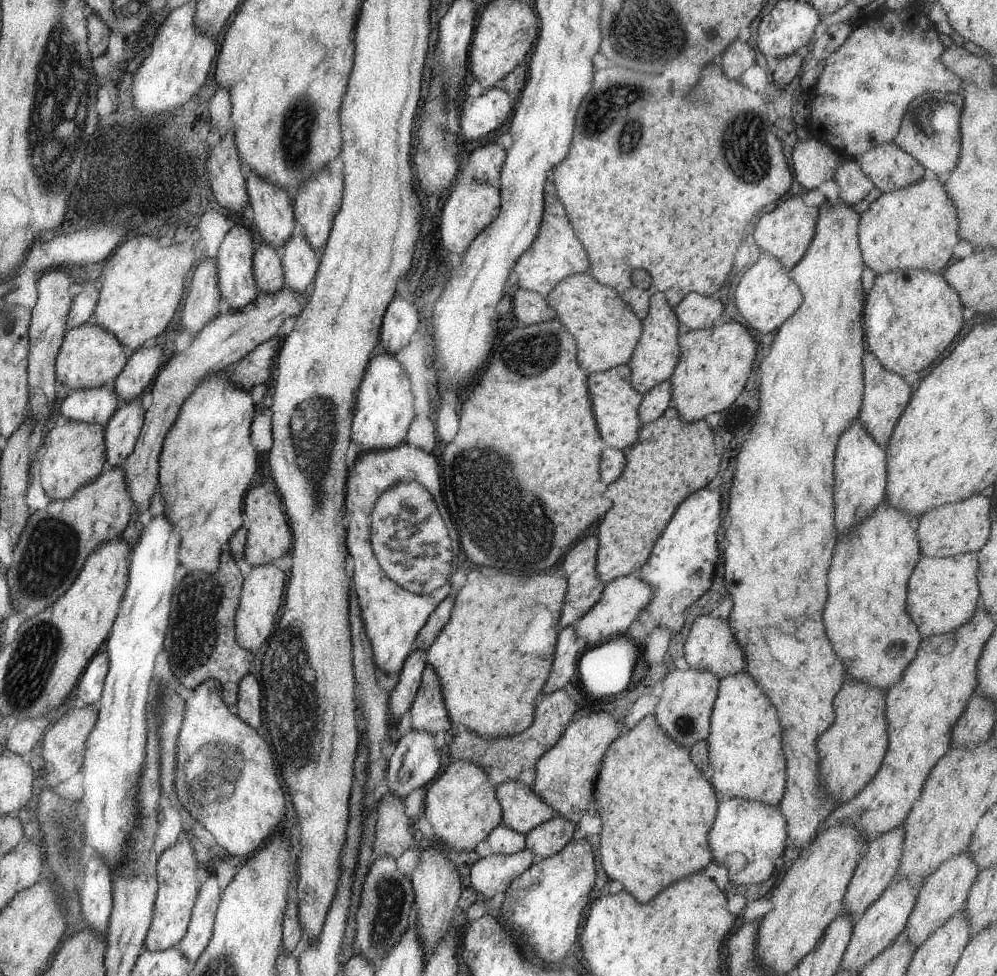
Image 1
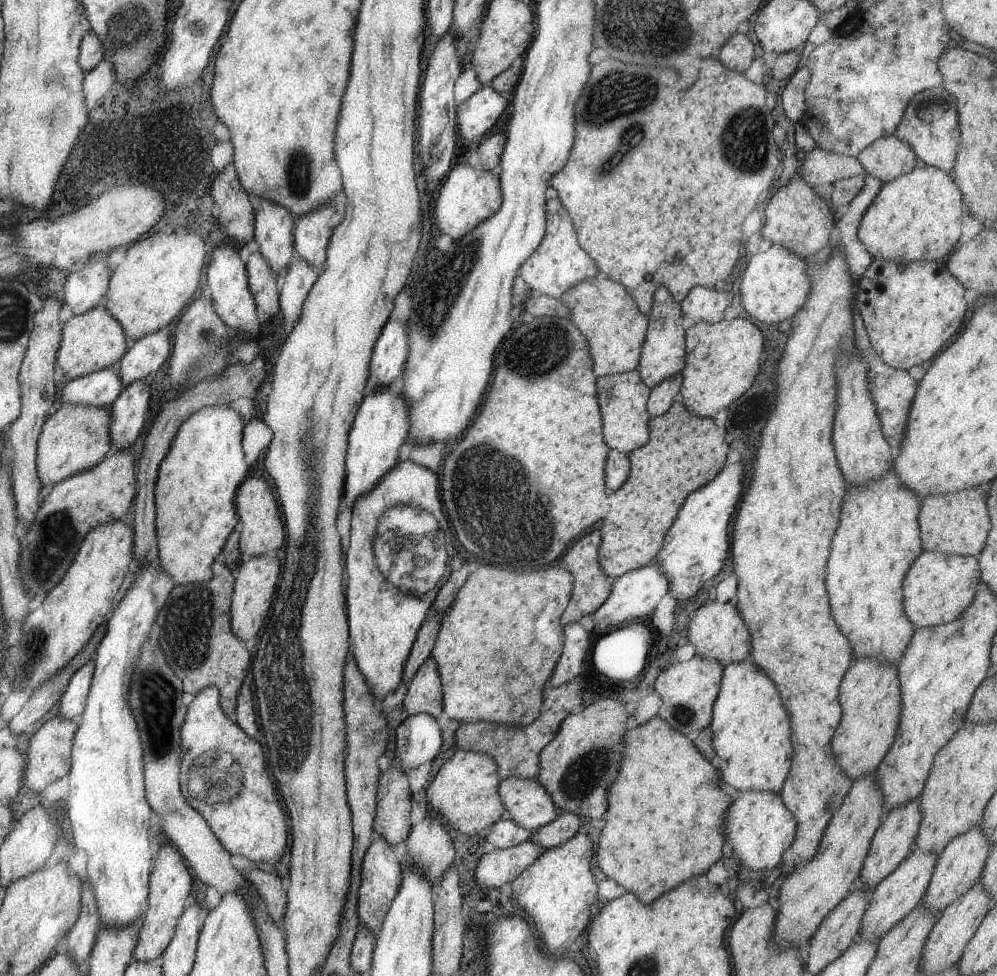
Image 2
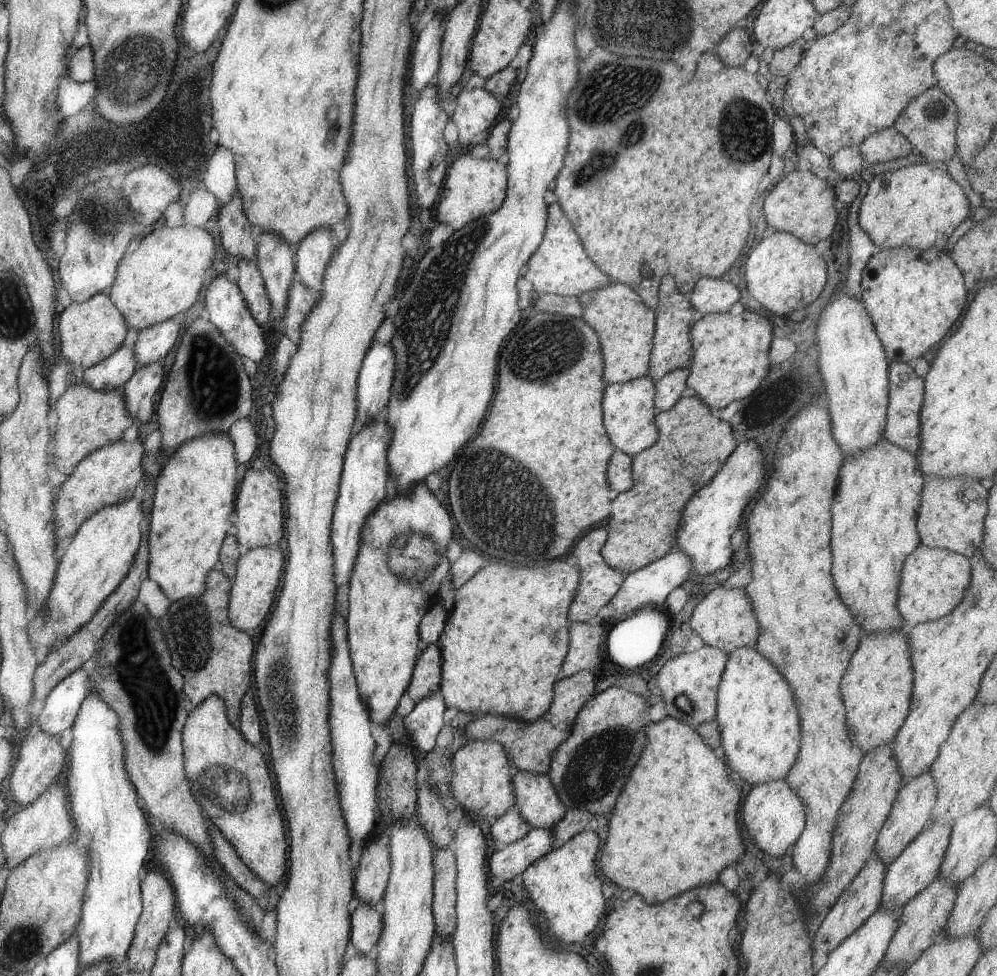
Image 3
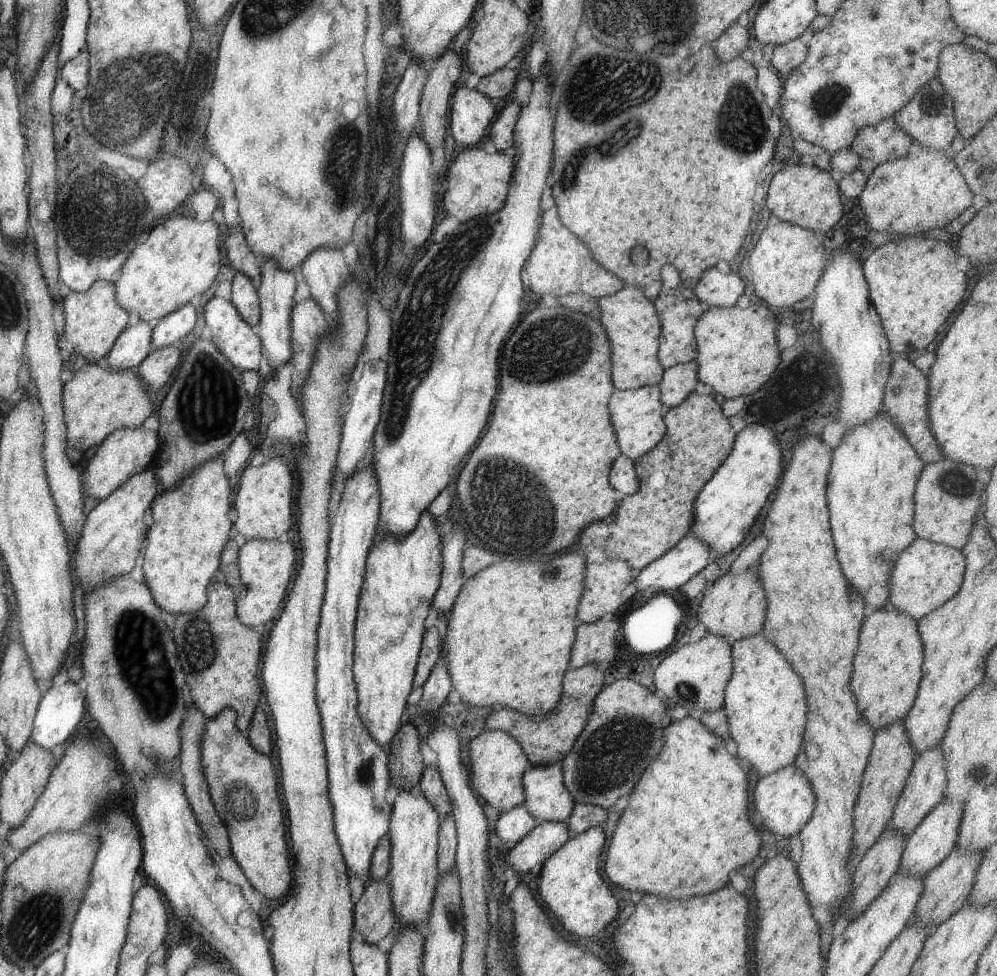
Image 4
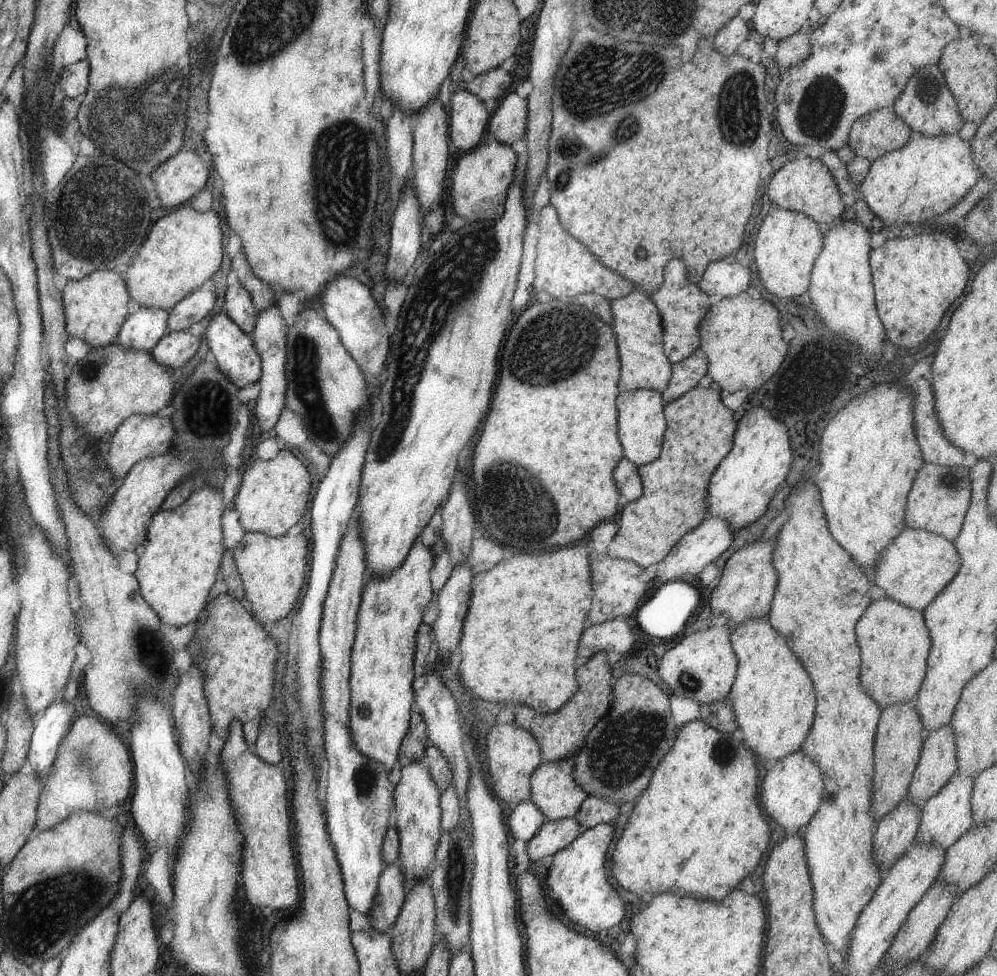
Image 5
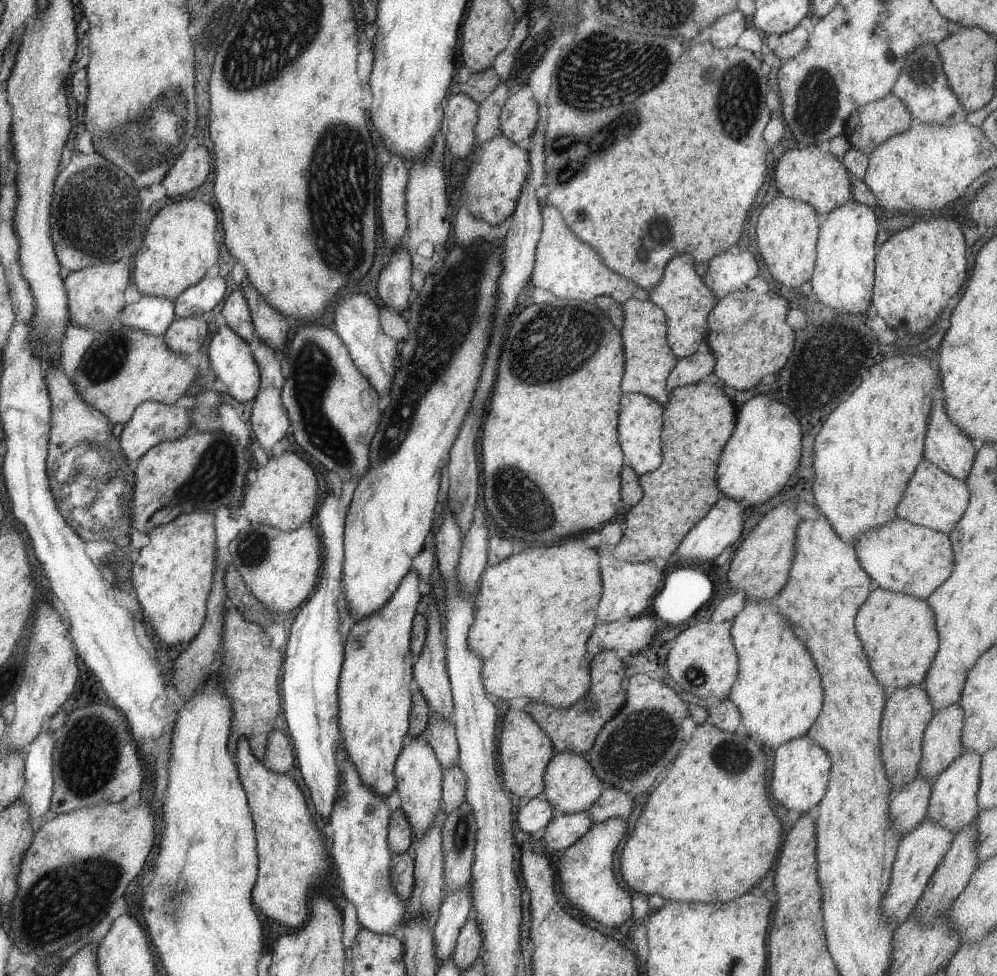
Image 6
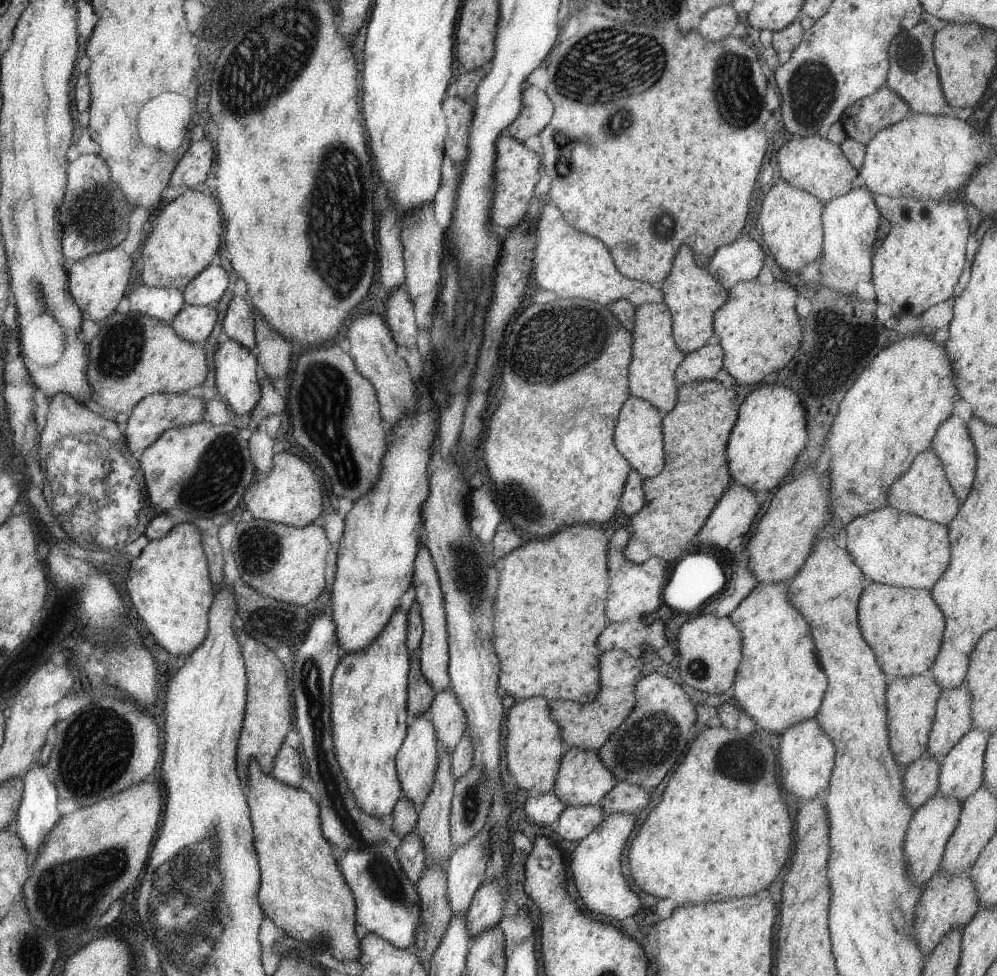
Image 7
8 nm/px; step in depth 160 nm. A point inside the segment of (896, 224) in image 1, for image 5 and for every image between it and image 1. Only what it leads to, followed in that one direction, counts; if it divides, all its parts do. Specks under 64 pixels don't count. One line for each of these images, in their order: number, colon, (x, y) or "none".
2: (917, 217)
3: (918, 206)
4: (912, 194)
5: (929, 175)

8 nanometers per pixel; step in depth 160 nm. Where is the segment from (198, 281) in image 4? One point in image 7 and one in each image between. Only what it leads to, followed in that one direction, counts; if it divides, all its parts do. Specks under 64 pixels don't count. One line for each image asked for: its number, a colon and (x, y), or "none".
5: (184, 249)
6: (180, 246)
7: (187, 235)

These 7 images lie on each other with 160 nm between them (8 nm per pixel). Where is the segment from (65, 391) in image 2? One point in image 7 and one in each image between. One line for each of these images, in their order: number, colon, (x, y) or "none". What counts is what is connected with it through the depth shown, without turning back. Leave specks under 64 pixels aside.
3: (111, 374)
4: (135, 344)
5: (142, 330)
6: (153, 315)
7: (161, 304)

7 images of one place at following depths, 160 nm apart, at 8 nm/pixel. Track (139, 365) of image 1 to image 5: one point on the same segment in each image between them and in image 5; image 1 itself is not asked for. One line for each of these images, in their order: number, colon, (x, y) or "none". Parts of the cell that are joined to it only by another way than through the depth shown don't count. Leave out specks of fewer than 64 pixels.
2: (147, 355)
3: (154, 343)
4: (174, 327)
5: (192, 309)

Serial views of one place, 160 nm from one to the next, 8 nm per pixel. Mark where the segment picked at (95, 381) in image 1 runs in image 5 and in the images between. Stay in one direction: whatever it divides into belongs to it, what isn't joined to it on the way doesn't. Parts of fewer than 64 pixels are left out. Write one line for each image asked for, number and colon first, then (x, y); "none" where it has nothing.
2: (93, 341)
3: (89, 332)
4: (95, 320)
5: (95, 308)

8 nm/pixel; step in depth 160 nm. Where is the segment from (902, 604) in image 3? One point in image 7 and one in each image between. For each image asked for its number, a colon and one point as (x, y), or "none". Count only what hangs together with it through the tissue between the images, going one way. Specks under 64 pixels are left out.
4: (926, 575)
5: (917, 566)
6: (909, 559)
7: (891, 547)

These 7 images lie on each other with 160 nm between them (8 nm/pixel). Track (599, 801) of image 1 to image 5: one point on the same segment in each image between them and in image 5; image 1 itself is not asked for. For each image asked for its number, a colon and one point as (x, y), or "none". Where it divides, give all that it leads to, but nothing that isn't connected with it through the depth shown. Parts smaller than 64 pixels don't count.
2: (663, 822)
3: (675, 827)
4: (686, 827)
5: (697, 830)

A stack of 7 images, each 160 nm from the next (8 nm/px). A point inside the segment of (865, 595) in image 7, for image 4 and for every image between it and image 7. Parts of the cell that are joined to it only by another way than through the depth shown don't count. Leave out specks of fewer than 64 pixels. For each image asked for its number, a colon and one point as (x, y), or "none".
4: (888, 666)
5: (895, 643)
6: (900, 638)

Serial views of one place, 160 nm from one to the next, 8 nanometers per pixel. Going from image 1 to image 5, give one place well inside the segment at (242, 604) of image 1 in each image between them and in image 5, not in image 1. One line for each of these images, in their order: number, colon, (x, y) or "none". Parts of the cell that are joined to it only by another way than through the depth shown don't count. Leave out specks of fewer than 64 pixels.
2: (252, 603)
3: (259, 571)
4: (266, 566)
5: (272, 569)

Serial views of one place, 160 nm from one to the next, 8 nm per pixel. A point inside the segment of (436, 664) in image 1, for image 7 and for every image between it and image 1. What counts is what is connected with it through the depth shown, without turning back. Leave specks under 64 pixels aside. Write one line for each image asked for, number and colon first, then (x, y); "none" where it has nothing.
2: (502, 625)
3: (507, 634)
4: (510, 632)
5: (518, 643)
6: (534, 612)
7: (549, 609)

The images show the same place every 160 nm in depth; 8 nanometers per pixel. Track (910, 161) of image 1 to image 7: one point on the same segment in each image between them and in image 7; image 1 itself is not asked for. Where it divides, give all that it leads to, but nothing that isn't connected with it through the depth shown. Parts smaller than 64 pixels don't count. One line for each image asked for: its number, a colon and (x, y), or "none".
2: (888, 158)
3: (888, 144)
4: (885, 141)
5: (873, 135)
6: (872, 124)
7: (862, 120)

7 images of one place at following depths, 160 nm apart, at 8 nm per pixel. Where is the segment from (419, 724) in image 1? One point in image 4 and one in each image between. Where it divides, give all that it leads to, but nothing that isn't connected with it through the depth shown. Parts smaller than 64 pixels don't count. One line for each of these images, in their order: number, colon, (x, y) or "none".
2: (424, 695)
3: (426, 678)
4: (432, 645)

